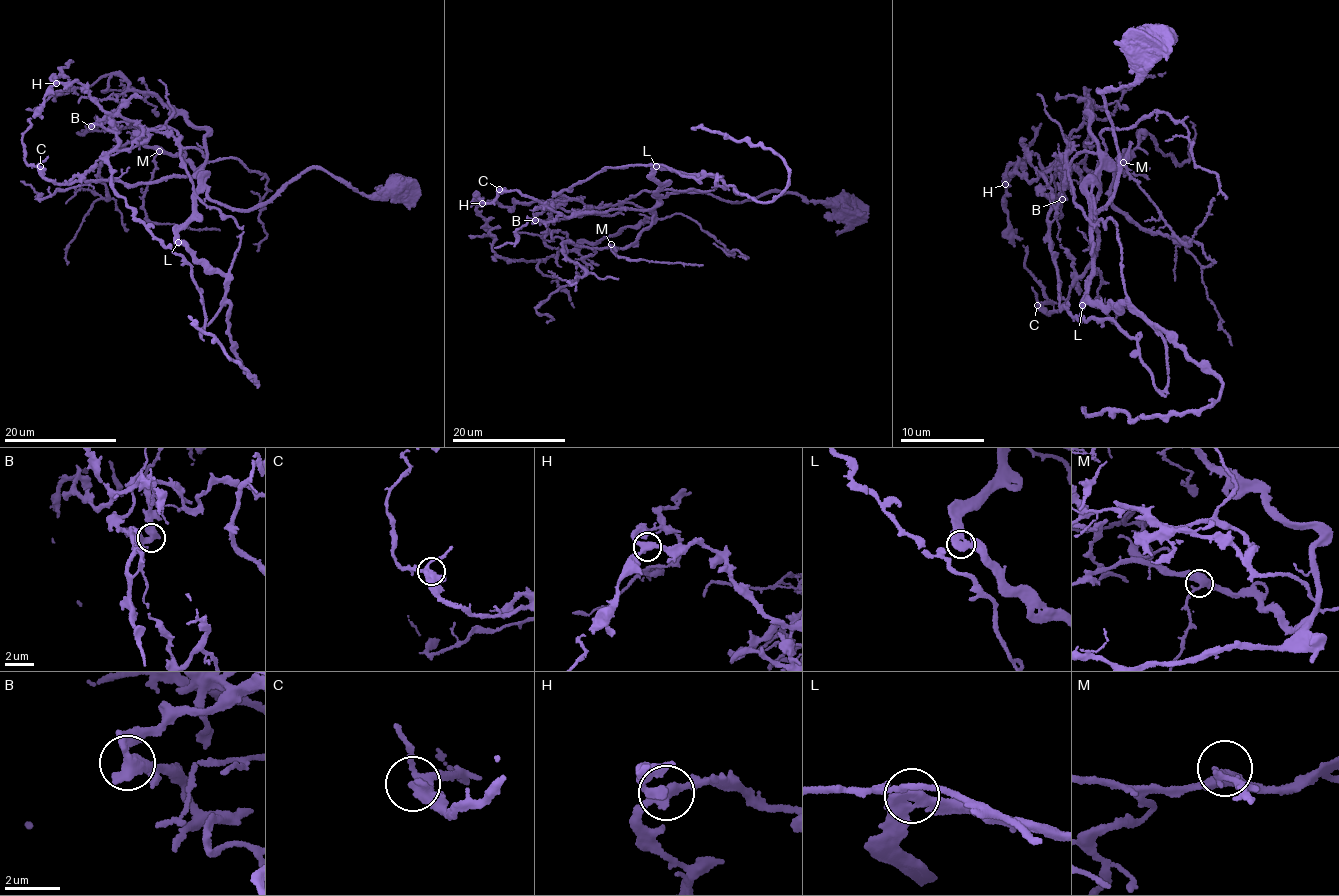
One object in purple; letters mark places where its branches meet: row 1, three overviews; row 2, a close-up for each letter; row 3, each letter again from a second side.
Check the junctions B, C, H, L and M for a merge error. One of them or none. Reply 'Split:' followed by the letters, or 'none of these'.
Split: none of these

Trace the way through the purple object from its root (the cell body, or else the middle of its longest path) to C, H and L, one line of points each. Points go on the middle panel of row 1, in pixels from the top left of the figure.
C: (843, 208), (780, 190), (731, 203), (684, 191), (649, 209), (570, 216), (499, 189)
H: (843, 208), (780, 190), (731, 203), (690, 191), (644, 190), (624, 203), (573, 211), (536, 202), (482, 203)
L: (843, 208), (780, 190), (731, 203), (690, 191), (662, 196), (658, 192), (664, 183), (654, 177), (656, 166)

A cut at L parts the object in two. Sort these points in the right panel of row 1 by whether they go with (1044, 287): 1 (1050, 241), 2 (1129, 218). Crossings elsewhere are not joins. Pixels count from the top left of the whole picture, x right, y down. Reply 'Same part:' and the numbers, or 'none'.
Same part: 2

